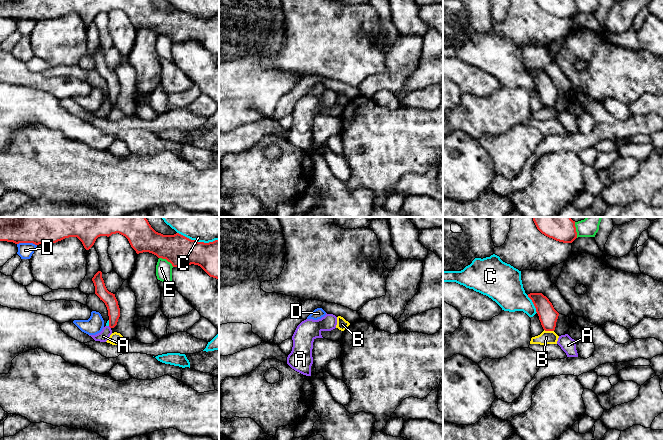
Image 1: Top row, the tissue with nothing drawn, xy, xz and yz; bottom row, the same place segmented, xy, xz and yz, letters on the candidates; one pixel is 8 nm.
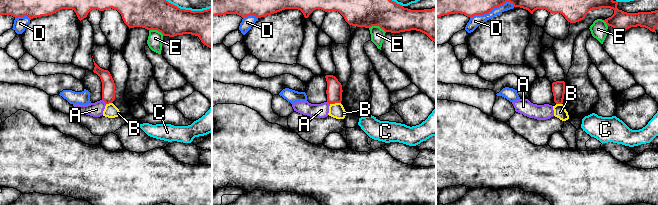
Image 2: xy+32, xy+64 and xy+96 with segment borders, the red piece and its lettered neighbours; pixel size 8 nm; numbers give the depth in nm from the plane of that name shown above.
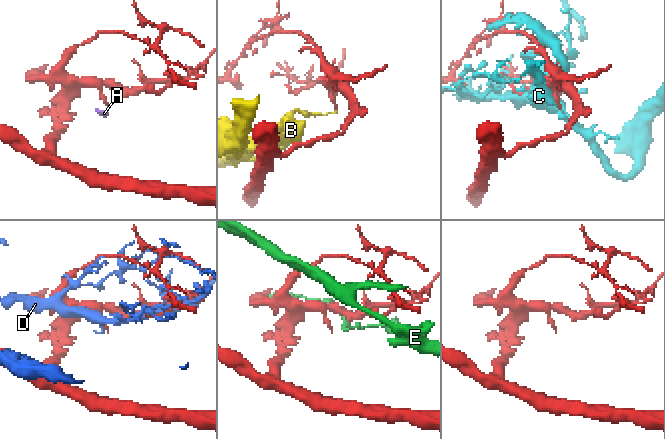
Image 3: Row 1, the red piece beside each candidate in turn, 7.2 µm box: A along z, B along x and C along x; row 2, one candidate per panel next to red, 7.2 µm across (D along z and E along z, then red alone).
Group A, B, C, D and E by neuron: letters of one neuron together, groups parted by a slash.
A C / B / D / E

